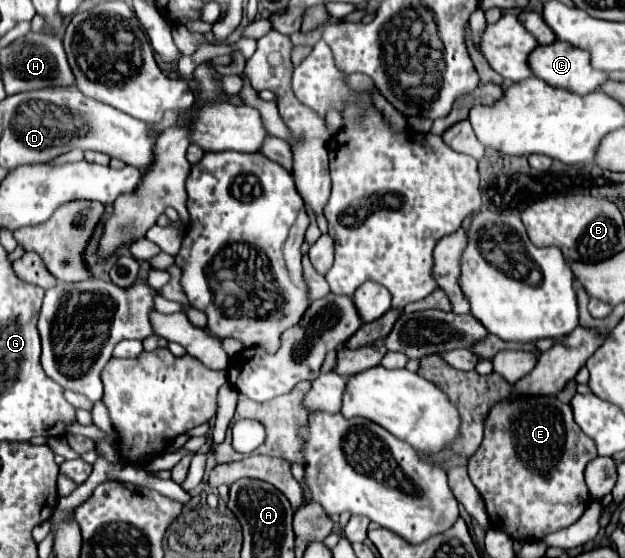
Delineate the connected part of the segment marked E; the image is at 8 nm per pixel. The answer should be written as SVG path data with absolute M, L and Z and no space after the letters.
M549 395L549 397L517 397L513 401L509 399L501 399L497 405L491 407L487 419L485 419L485 437L483 437L483 443L481 447L471 455L469 459L469 477L473 481L473 485L479 489L483 501L485 501L485 507L487 507L487 515L489 515L489 525L493 529L499 529L499 531L505 531L511 535L511 539L517 539L517 541L539 541L543 537L547 537L549 533L555 533L555 531L561 531L565 527L569 527L571 523L575 523L583 511L589 507L589 489L585 485L585 477L583 477L583 471L585 471L585 465L597 455L597 449L595 449L595 443L579 429L579 425L573 421L573 413L571 413L571 407L561 403L555 395Z

